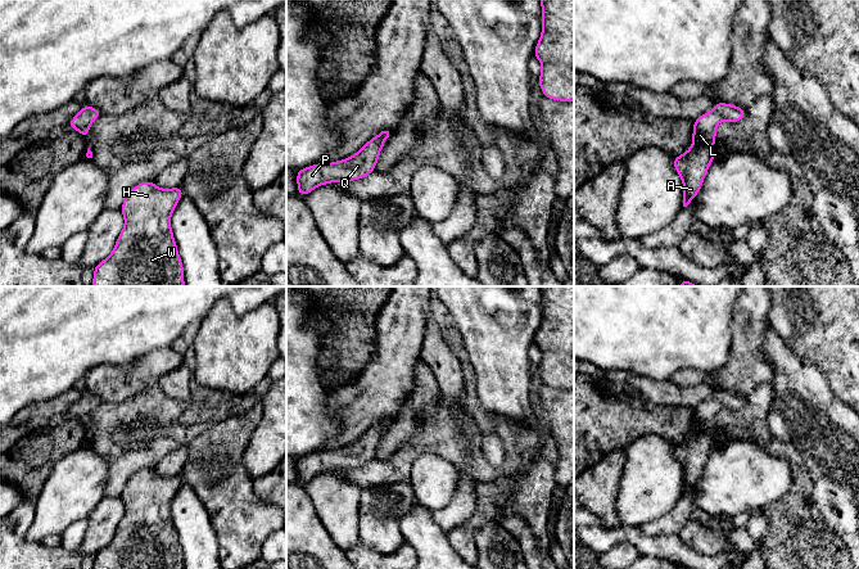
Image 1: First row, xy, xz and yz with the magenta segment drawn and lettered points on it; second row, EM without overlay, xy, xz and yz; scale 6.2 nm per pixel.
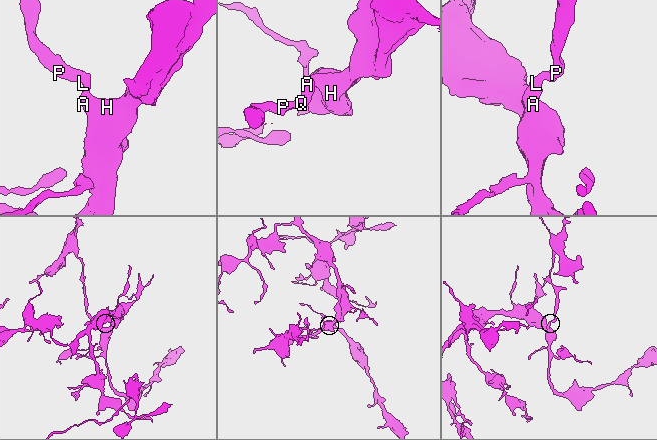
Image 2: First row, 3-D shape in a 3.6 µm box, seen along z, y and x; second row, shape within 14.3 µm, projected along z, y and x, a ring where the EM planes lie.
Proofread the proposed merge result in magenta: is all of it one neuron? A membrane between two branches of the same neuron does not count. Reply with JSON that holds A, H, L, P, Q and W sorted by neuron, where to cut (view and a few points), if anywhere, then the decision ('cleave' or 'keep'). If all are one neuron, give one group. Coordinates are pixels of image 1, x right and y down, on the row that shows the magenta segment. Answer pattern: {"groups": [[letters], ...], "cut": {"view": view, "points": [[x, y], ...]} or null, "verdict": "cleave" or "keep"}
{"groups": [["A", "H", "L", "P", "Q", "W"]], "cut": null, "verdict": "keep"}

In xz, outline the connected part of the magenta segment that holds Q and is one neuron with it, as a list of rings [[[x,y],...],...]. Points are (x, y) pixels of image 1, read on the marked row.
[[[381,131],[349,158],[316,163],[297,171],[297,195],[308,195],[320,185],[343,181],[356,181],[375,171],[380,152],[389,137],[389,131]]]

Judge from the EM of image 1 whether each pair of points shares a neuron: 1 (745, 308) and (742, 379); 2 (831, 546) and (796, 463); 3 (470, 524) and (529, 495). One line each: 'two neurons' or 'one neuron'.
1: one neuron
2: one neuron
3: one neuron

